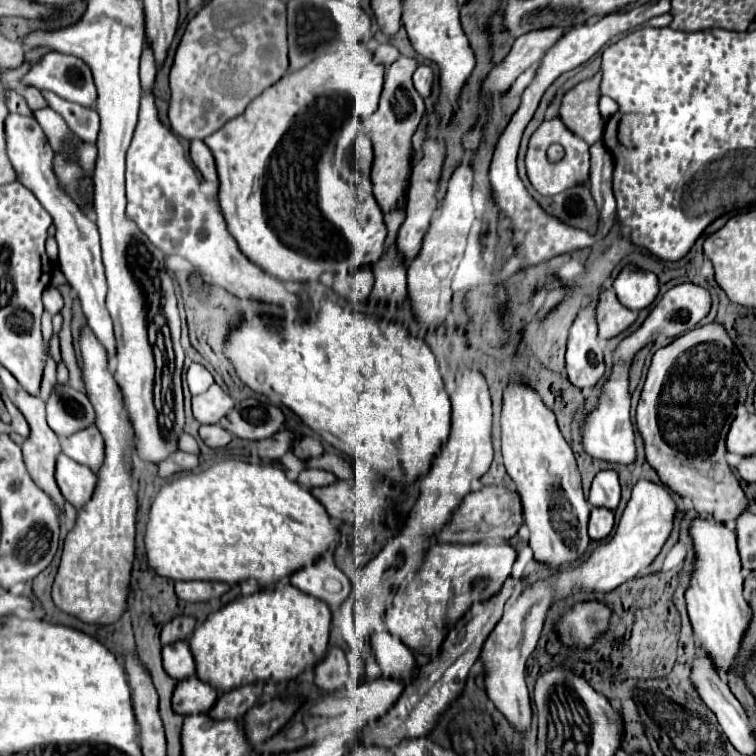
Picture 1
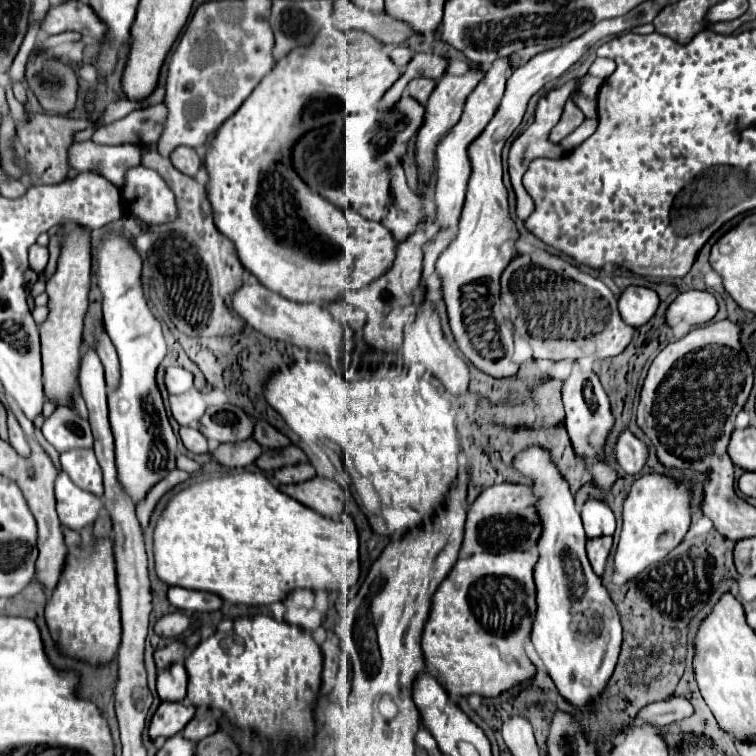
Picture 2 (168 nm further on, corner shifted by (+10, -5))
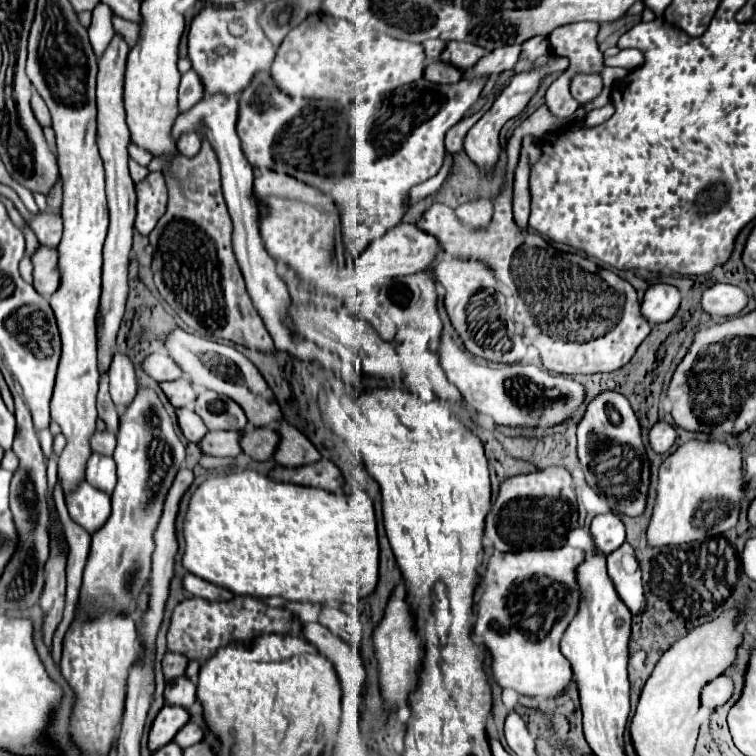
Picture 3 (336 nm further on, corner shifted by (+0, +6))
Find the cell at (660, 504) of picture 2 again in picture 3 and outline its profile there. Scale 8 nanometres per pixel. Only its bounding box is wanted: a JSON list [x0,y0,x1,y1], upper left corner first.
[648,439,746,545]

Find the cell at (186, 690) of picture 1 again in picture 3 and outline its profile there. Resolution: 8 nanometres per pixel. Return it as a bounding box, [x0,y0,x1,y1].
[148,705,190,753]

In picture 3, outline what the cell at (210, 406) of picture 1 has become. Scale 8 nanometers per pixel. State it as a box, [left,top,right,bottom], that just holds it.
[160,379,196,407]

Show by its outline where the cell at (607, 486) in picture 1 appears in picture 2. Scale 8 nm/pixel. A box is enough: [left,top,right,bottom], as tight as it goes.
[582,498,616,538]

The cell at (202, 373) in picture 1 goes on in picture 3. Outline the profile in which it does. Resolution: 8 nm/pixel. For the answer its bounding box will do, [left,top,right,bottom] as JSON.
[142,353,182,381]

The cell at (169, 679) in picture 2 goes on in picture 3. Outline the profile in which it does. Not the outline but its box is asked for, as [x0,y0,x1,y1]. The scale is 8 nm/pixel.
[164,675,196,709]

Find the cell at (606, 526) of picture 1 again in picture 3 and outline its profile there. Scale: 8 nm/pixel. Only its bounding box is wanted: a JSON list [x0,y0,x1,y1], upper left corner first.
[606,543,648,615]

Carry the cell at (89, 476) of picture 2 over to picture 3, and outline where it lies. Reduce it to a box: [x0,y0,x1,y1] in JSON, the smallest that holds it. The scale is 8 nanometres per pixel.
[86,453,116,493]

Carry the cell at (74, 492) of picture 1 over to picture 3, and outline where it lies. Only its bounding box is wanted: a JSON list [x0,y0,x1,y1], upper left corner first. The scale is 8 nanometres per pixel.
[66,481,110,535]

